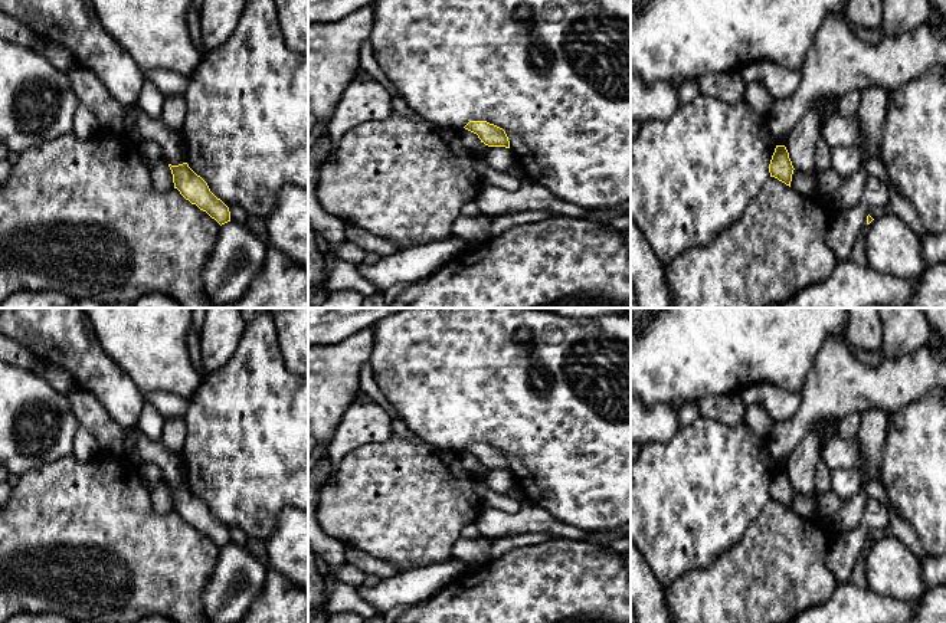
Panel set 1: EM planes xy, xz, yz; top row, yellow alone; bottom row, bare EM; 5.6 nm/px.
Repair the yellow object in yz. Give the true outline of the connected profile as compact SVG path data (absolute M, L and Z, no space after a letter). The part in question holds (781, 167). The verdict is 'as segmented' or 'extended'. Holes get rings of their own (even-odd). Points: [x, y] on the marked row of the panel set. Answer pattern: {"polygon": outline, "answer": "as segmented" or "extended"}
{"polygon": "M776 145L769 164L770 177L775 177L790 187L793 170L795 168L792 165L786 147Z", "answer": "as segmented"}

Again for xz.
{"polygon": "M469 121L464 128L477 134L481 142L488 147L510 148L510 141L505 131L494 124L487 121Z", "answer": "as segmented"}

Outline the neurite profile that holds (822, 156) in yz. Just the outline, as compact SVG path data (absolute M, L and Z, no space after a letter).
M819 138L815 145L814 170L815 173L826 171L831 168L832 148Z

